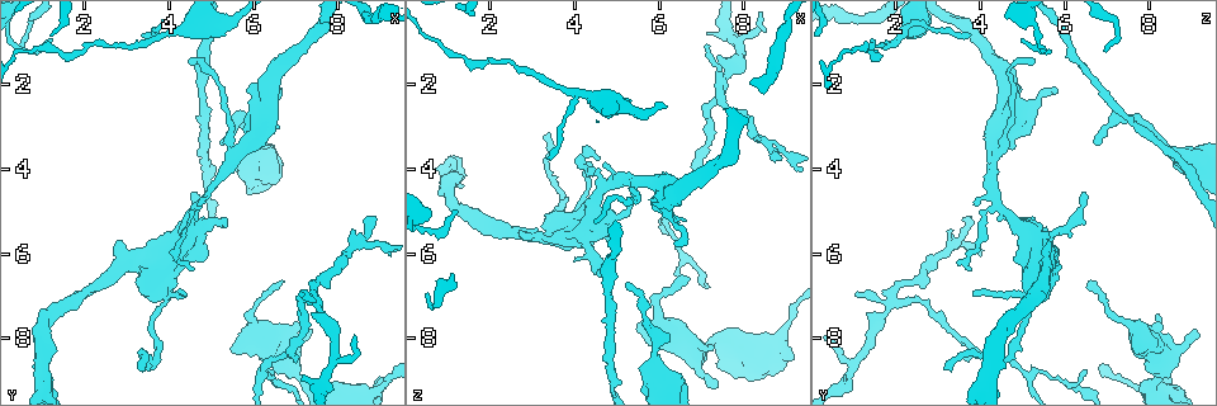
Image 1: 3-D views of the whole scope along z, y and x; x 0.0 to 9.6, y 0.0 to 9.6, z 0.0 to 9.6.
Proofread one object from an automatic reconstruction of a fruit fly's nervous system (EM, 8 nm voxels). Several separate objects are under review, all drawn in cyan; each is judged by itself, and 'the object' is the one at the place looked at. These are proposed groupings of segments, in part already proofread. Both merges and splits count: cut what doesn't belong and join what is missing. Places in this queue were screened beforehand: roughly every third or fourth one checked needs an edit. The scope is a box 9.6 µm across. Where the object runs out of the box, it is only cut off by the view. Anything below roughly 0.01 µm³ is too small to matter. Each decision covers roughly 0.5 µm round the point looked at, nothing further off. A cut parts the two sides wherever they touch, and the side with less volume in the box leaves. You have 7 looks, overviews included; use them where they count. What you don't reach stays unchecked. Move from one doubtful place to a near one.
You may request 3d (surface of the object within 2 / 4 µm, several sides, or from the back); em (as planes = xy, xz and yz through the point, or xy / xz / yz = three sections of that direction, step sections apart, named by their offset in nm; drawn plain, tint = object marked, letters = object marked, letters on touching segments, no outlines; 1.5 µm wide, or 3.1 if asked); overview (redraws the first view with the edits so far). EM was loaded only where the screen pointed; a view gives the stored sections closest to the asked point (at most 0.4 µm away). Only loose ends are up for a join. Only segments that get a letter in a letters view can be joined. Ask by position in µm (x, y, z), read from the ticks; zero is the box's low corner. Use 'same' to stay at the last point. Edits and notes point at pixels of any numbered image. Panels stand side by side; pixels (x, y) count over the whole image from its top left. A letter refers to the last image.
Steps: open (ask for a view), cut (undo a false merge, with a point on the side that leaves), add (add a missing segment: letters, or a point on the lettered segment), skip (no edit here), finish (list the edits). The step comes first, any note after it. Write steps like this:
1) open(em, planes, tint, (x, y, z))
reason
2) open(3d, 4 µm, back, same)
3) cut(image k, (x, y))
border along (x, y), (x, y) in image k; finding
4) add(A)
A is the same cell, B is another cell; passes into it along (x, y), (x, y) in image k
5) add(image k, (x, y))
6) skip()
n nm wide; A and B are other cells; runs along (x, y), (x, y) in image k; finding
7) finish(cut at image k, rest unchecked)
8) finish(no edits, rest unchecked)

open(3d, 4 µm, (6.40, 8.80, 6.55))
free end

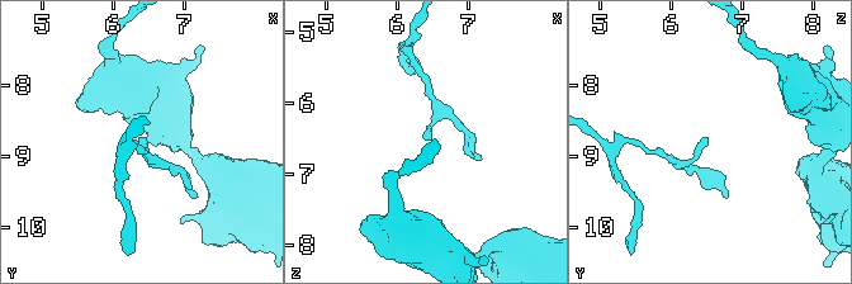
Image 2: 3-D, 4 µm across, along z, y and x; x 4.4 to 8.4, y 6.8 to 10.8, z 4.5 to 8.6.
open(em, planes, tint, (6.40, 8.75, 6.45))
now the EM

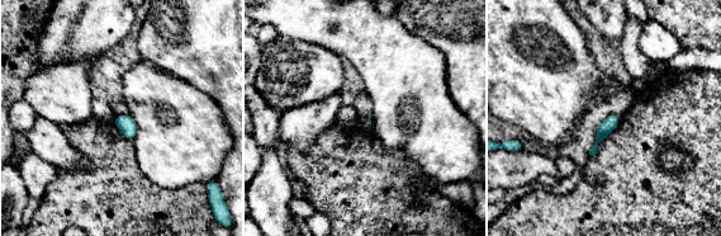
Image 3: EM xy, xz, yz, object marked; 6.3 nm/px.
open(em, planes, letters, same)

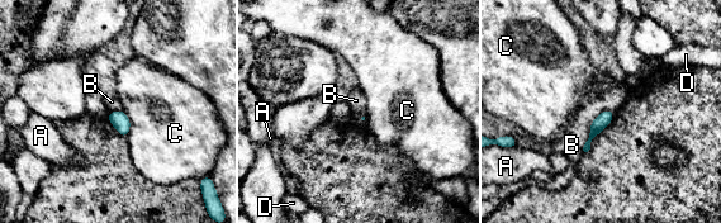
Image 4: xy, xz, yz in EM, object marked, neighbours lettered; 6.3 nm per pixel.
skip()
A, B, C and D are other cells; border along (611, 109), (592, 122), (582, 150) in image 4; none of them fits

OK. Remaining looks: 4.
open(em, planes, tint, (7.20, 7.45, 8.15))
free end

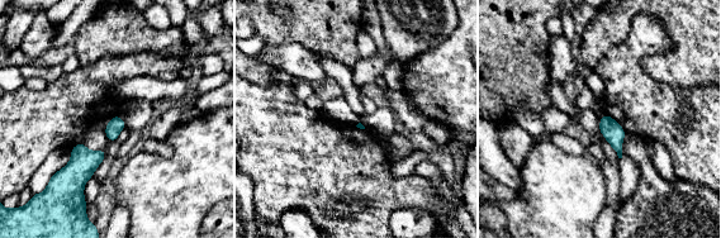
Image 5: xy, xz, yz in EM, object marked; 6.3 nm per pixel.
open(em, planes, letters, same)
what lies round it

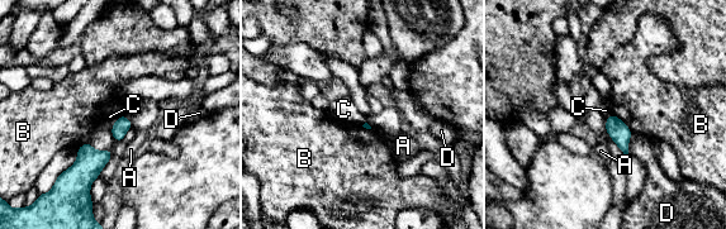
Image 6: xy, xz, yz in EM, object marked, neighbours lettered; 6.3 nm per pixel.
skip()
B touches over 180 nm; A, B, C and D are other cells; border along (122, 113), (110, 129) in image 6; none of them fits

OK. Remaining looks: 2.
open(em, planes, letters, (7.60, 7.35, 1.80))
branch point

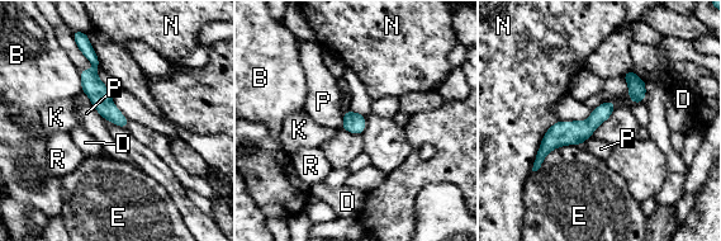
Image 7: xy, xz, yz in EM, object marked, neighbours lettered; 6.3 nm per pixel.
skip()
N touches over 360 nm; B, D, E, K, N, P and R are other cells; runs along (84, 42), (95, 61), (93, 86), (123, 123) in image 7; one neuron here

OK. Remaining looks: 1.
finish(no edits, rest unchecked)

